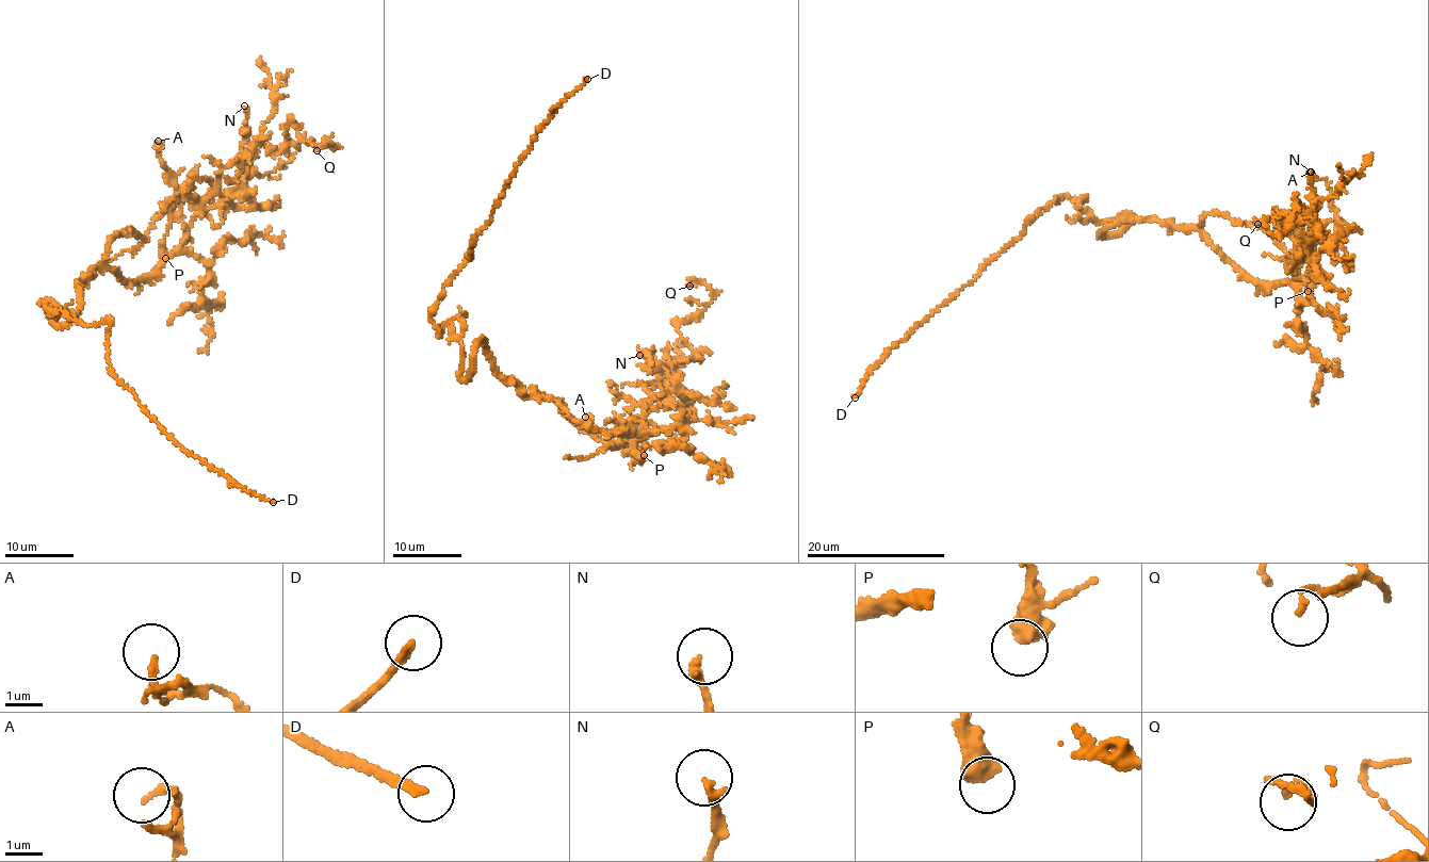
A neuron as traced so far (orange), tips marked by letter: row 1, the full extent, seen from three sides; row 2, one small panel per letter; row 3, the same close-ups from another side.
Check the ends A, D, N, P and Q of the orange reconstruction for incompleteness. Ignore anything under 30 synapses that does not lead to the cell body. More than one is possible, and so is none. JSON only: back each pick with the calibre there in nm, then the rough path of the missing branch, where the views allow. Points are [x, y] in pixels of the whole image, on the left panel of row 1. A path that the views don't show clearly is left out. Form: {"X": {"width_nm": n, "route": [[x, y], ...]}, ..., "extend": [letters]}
{"D": {"width_nm": 200}, "P": {"width_nm": 650, "route": [[165, 258], [167, 273], [160, 280]]}, "extend": ["D", "P"]}

